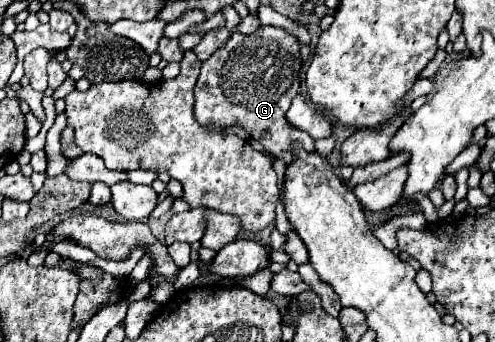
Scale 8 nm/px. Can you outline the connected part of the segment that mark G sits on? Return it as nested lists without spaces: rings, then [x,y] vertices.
[[[259,27],[249,35],[233,33],[233,37],[201,67],[201,75],[195,85],[195,119],[205,127],[239,125],[267,151],[287,163],[293,157],[289,151],[289,143],[293,139],[301,141],[307,151],[315,151],[313,139],[303,131],[289,127],[285,119],[291,99],[301,91],[299,77],[299,43],[287,31],[277,27]]]

